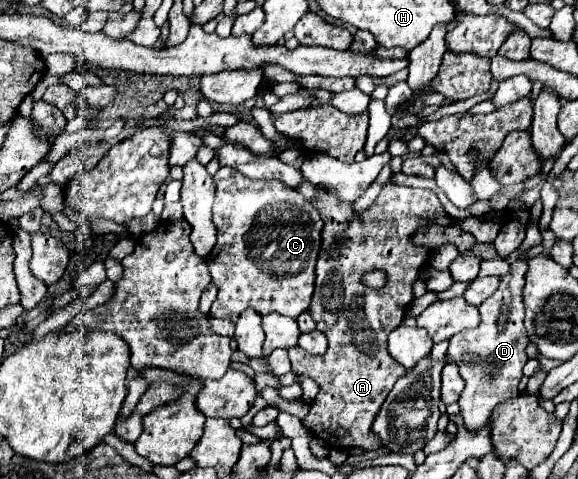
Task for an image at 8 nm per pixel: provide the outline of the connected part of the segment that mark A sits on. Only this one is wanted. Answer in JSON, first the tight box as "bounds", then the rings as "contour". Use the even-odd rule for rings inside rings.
{"bounds":[288,179,454,451],"contour":[[[392,179],[384,185],[380,195],[374,199],[374,203],[360,213],[354,211],[354,203],[340,201],[340,197],[336,199],[336,193],[324,193],[324,189],[318,189],[318,195],[312,199],[312,203],[320,211],[324,229],[322,229],[320,259],[316,263],[316,289],[308,313],[316,321],[316,329],[328,337],[328,349],[324,355],[310,355],[300,347],[288,349],[292,371],[298,375],[312,377],[320,387],[320,393],[316,395],[314,403],[310,405],[310,413],[304,419],[304,427],[310,429],[314,435],[322,437],[330,447],[362,447],[366,451],[378,449],[380,441],[370,429],[372,421],[380,411],[384,397],[392,391],[396,379],[406,373],[406,369],[400,363],[396,363],[386,349],[388,333],[402,323],[406,307],[414,299],[412,283],[418,279],[420,271],[424,269],[432,253],[430,247],[414,245],[412,237],[416,231],[428,227],[430,223],[448,227],[452,225],[454,219],[444,211],[434,191],[402,187],[392,183]],[[368,269],[384,269],[388,273],[388,281],[382,289],[374,291],[360,283],[362,275]]]}

